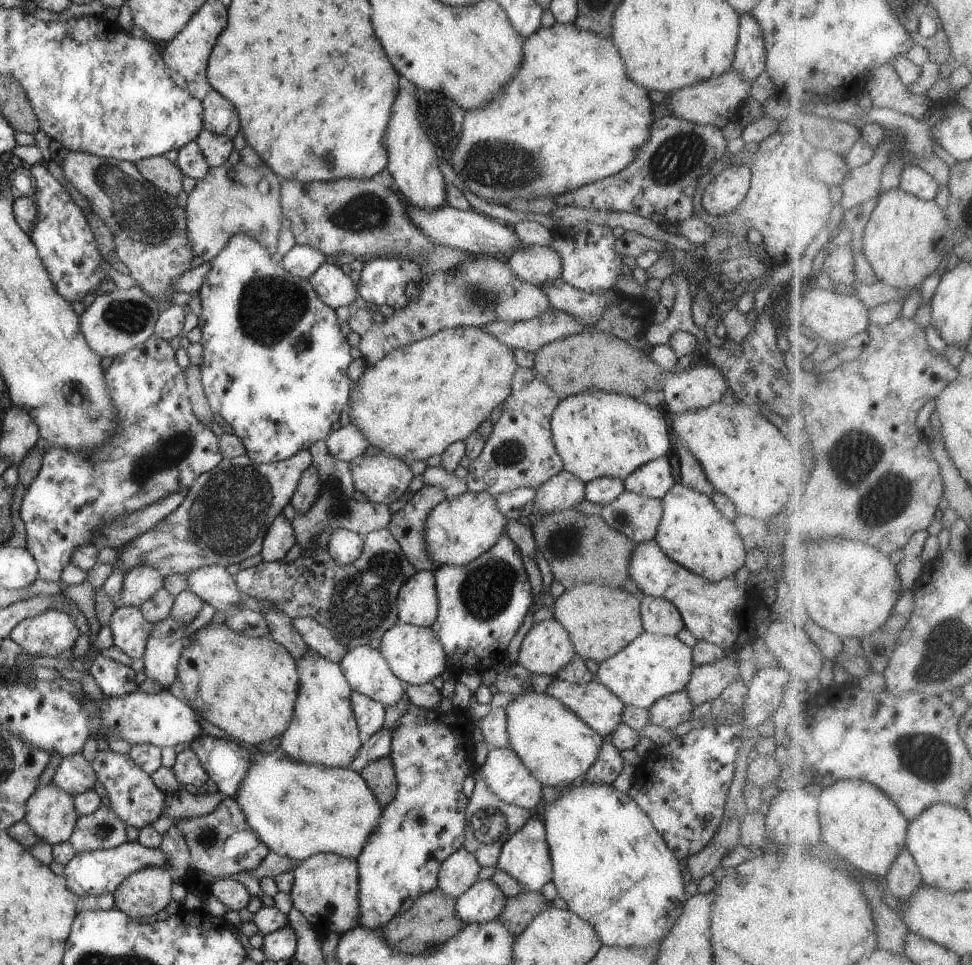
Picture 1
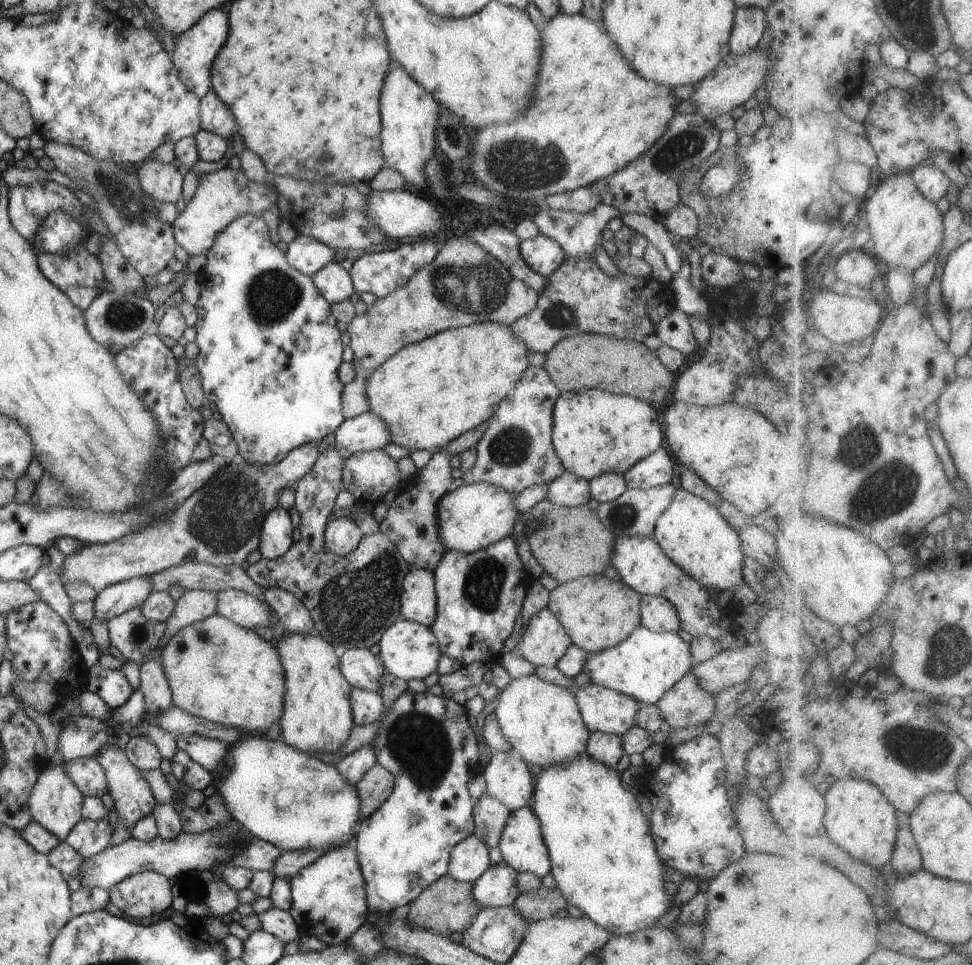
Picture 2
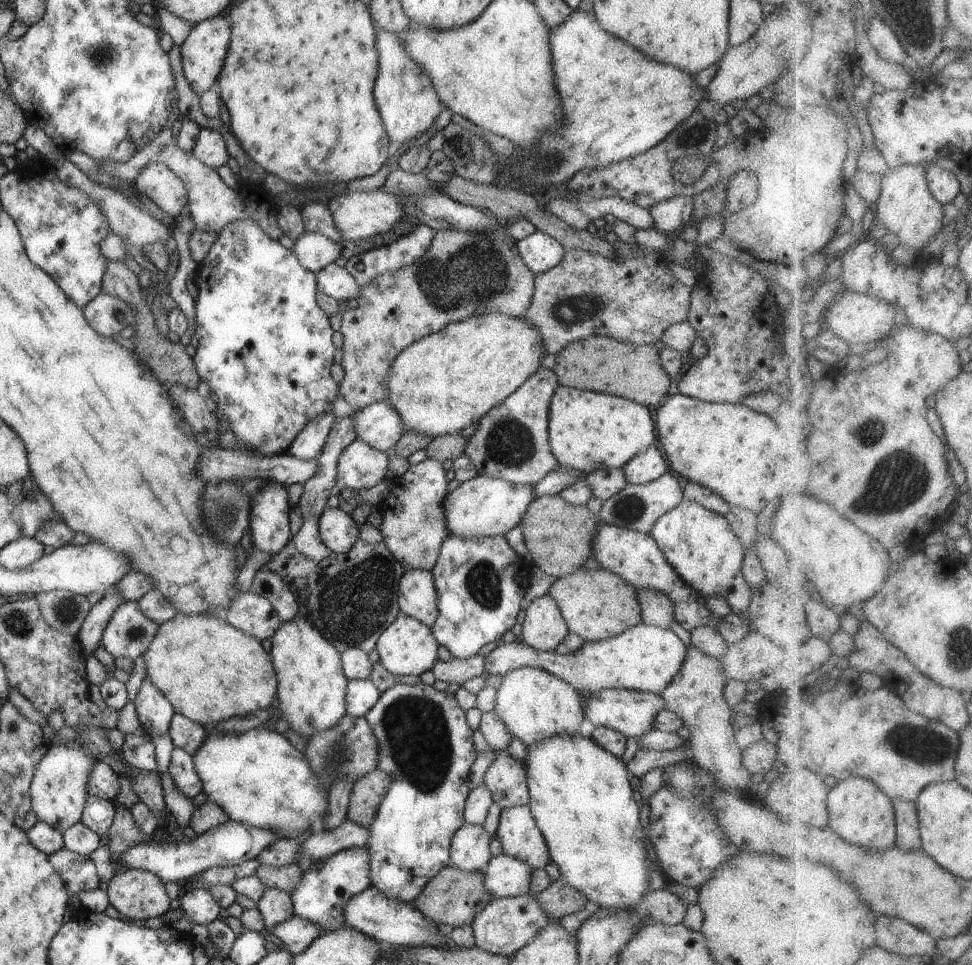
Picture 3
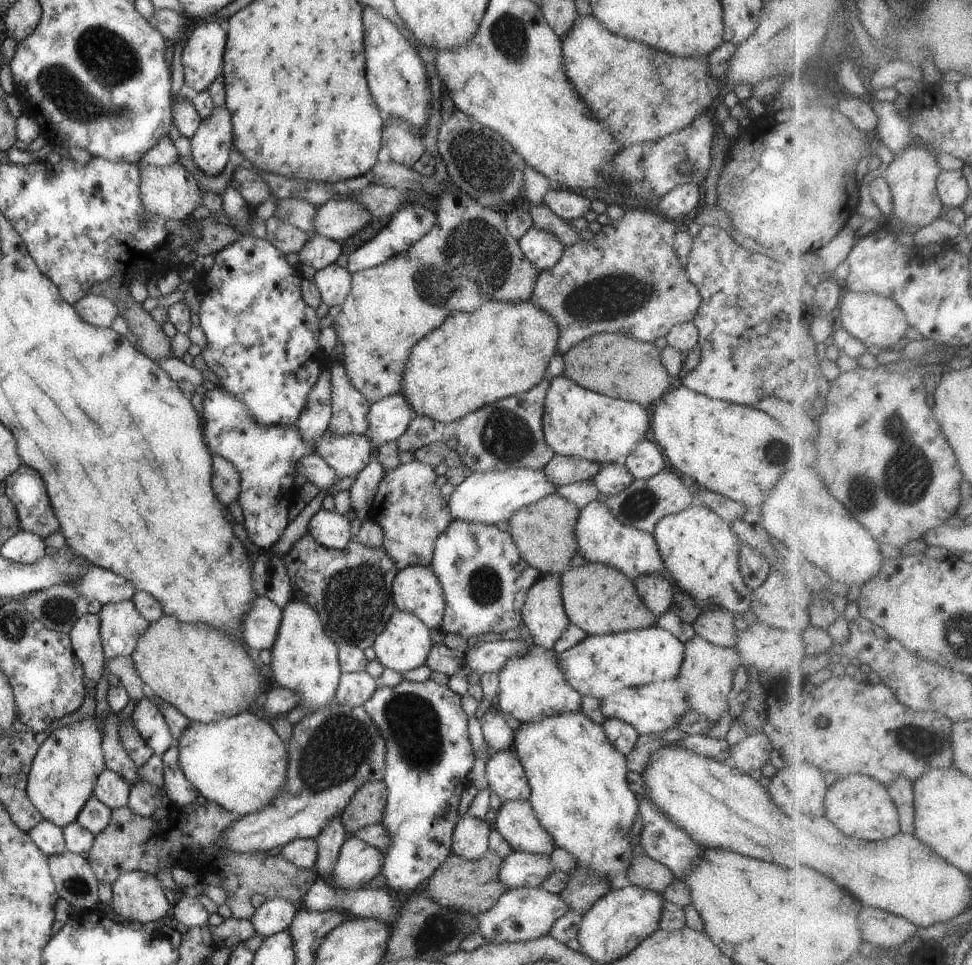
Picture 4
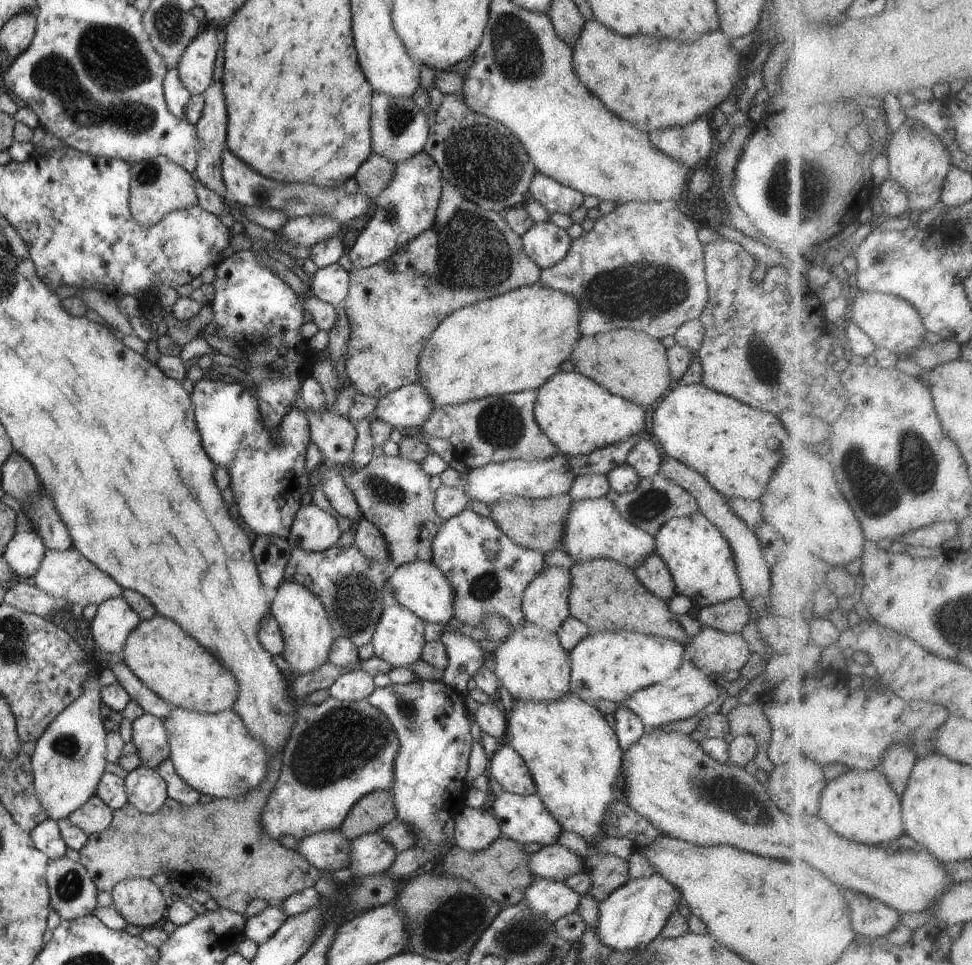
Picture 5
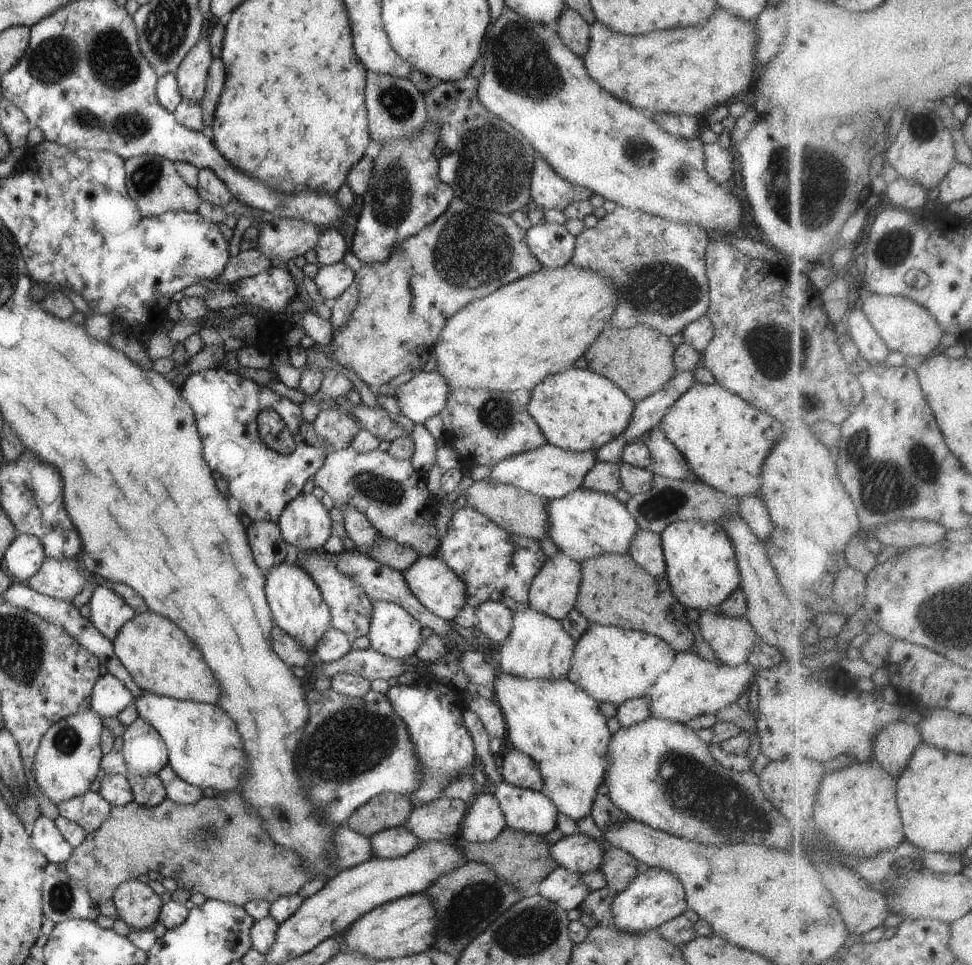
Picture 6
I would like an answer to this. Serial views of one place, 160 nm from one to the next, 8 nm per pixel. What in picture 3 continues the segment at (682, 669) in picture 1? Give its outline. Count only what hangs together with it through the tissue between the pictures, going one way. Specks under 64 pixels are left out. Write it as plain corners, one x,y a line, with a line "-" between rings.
642,622
612,638
585,642
578,650
567,655
557,653
555,650
536,650
528,646
522,639
514,639
511,643
499,642
496,648
488,656
485,656
484,668
489,674
500,674
500,676
520,667
539,668
571,684
578,693
588,691
590,694
594,694
604,689
626,689
658,694
672,682
676,673
681,669
686,653
684,642
671,629
663,629

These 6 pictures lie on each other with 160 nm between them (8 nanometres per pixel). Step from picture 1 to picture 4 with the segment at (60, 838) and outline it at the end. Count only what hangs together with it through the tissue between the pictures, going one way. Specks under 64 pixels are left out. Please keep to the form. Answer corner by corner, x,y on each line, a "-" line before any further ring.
93,716
58,727
39,745
31,762
30,772
27,774
25,789
28,798
38,809
38,812
52,824
63,827
74,822
87,800
93,796
98,775
106,769
102,750
102,735
96,717

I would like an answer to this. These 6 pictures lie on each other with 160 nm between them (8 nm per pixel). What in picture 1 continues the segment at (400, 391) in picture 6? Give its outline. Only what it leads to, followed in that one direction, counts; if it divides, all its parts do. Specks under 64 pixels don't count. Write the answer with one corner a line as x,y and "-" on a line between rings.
352,423
337,425
324,441
332,456
347,463
371,451
367,438

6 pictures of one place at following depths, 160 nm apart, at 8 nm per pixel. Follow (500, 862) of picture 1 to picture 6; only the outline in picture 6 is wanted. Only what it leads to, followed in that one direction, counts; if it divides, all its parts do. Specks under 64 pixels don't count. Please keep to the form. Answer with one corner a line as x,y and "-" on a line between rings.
504,780
493,788
511,829
546,836
557,828
558,809
543,791
520,788

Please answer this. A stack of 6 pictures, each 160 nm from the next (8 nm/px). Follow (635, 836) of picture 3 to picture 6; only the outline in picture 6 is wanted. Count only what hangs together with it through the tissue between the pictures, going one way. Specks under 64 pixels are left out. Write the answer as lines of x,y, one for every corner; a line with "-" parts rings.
502,671
501,674
494,679
493,682
493,696
500,706
502,714
505,718
506,723
506,737
505,744
531,756
536,762
537,766
540,769
544,786
543,792
546,796
552,801
552,804
558,809
558,812
566,814
572,820
576,822
582,817
588,816
591,813
592,803
595,801
595,798
598,796
596,789
600,784
603,783
603,778
605,772
607,771
608,761
607,761
607,752
608,745
613,734
610,733
608,729
608,719
600,712
599,703
597,700
594,700
587,692
584,692
581,688
578,688
570,679
560,678
554,680
542,680
542,679
525,679
524,677
517,677
507,672

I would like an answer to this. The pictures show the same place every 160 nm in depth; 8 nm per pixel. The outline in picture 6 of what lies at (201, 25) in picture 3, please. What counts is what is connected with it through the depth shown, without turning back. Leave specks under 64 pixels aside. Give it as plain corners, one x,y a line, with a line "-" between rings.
206,37
201,38
186,54
175,72
183,100
200,104
205,95
205,84
212,59
212,50

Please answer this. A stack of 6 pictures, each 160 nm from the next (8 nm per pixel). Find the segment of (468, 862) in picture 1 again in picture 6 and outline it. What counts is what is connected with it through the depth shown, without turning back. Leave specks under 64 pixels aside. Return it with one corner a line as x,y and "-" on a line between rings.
488,785
468,805
462,818
461,832
464,840
471,843
491,841
507,827
504,813
493,792
494,788

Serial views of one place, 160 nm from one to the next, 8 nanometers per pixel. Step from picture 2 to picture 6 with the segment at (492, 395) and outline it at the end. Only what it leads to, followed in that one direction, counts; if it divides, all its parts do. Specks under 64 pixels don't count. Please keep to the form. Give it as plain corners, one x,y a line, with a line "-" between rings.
576,263
553,269
543,267
538,272
497,288
488,296
473,300
449,318
432,352
437,358
437,369
445,376
451,392
454,389
532,391
547,376
574,366
574,362
608,326
618,299
613,284
592,269

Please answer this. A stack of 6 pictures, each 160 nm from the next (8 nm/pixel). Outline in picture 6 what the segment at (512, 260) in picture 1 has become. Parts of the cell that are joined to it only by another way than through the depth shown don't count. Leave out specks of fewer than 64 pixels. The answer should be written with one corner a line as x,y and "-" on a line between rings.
558,223
532,225
526,230
526,244
538,262
546,268
556,268
571,262
576,237

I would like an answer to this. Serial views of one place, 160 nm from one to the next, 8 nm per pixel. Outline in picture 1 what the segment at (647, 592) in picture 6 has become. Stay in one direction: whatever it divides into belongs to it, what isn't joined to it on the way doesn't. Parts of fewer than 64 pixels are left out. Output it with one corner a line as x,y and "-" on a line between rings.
598,583
576,585
558,596
553,606
553,617
566,629
575,653
584,660
601,663
644,632
640,596
621,587
612,588

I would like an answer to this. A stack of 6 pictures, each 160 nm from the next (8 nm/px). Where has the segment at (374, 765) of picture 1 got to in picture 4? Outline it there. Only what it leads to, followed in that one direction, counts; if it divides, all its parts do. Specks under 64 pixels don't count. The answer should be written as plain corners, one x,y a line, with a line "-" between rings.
383,781
363,784
340,816
347,836
356,835
365,826
382,823
386,799
387,788

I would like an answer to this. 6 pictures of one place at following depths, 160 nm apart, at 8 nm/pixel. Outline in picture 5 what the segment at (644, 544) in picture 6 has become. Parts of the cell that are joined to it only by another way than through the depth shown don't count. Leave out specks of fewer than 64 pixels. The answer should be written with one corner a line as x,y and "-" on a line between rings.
654,552
641,560
633,569
640,582
661,599
675,596
672,575
661,556

